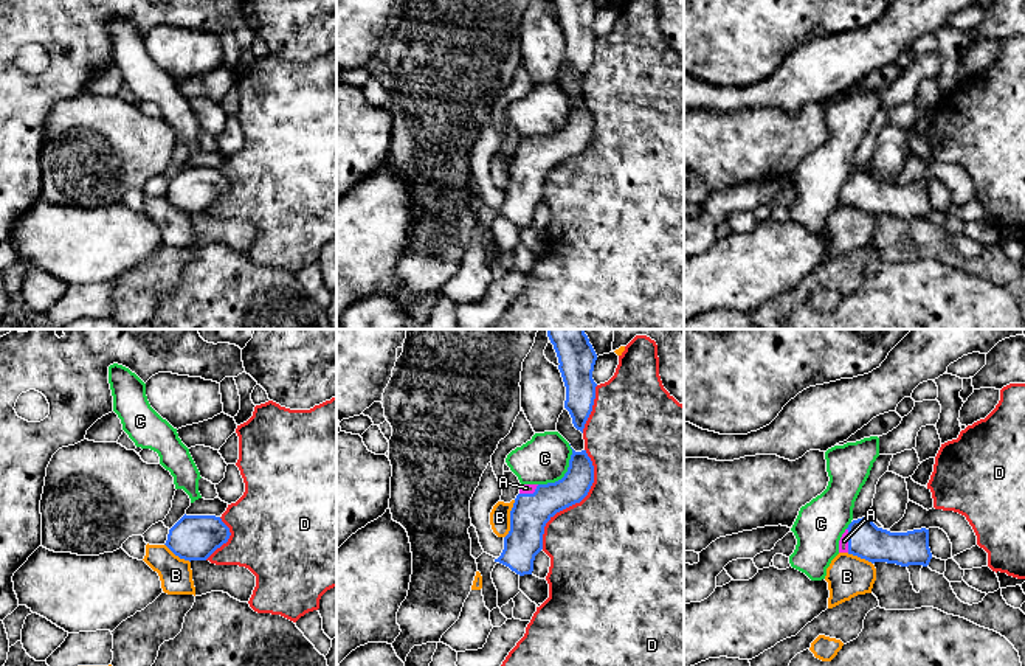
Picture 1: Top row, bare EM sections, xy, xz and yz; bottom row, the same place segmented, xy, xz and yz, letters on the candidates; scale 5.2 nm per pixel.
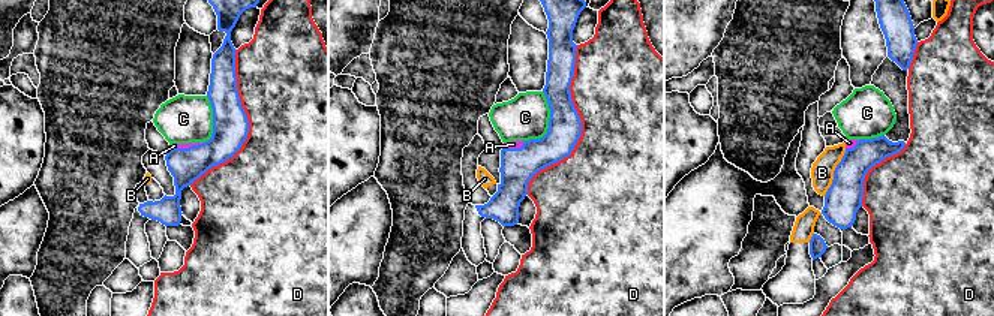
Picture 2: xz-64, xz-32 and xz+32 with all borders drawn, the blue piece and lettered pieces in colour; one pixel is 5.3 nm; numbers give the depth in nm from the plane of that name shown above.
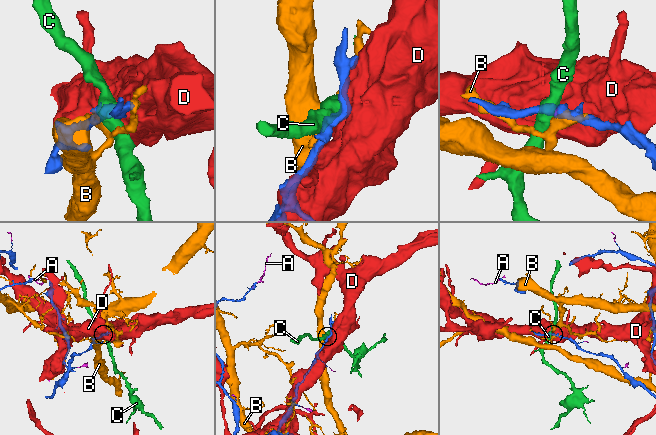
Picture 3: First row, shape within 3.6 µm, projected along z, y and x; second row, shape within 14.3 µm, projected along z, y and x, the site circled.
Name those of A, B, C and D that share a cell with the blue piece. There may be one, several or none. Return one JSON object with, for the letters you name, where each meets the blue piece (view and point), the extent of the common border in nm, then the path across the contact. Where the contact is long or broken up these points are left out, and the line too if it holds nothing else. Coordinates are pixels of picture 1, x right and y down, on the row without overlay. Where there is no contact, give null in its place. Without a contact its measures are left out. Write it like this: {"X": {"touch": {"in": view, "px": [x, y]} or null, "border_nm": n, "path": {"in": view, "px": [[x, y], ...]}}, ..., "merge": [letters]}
{"A": {"touch": {"in": "yz", "px": [848, 193]}, "border_nm": 130}, "merge": ["A"]}

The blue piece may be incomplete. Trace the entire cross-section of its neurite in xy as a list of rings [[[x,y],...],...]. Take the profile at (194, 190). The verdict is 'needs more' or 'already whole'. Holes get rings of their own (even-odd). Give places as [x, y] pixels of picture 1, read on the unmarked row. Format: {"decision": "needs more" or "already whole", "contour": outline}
{"decision": "already whole", "contour": [[[183,168],[167,186],[166,199],[180,211],[206,213],[228,194],[230,180],[216,168]]]}

